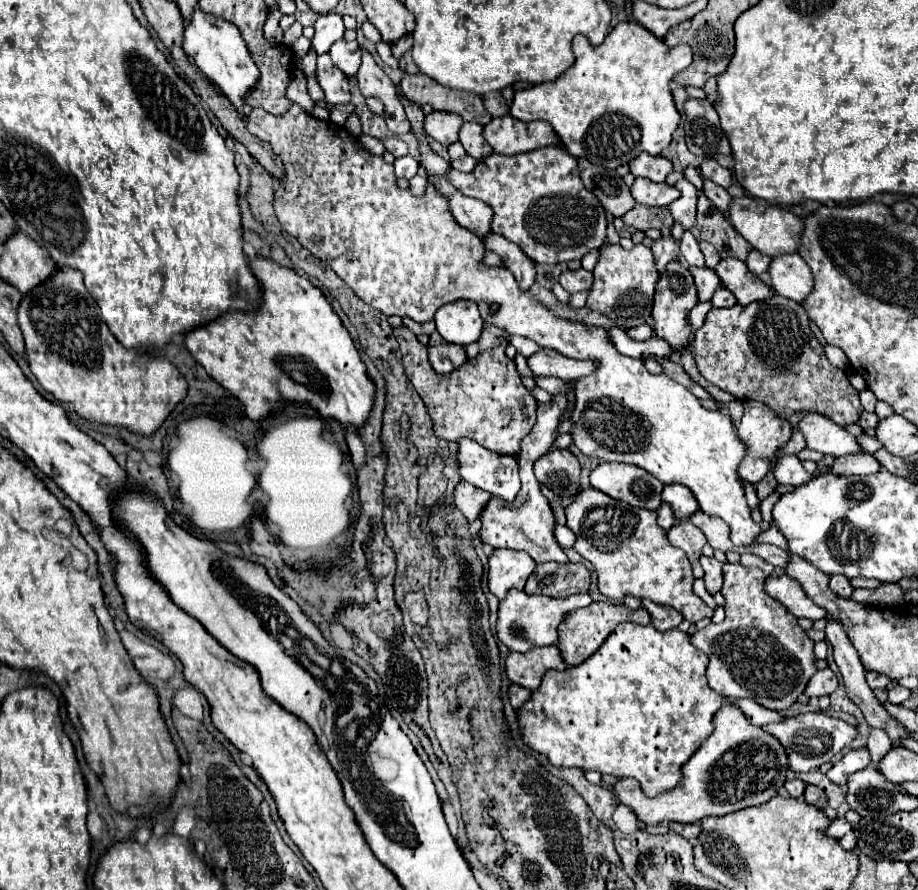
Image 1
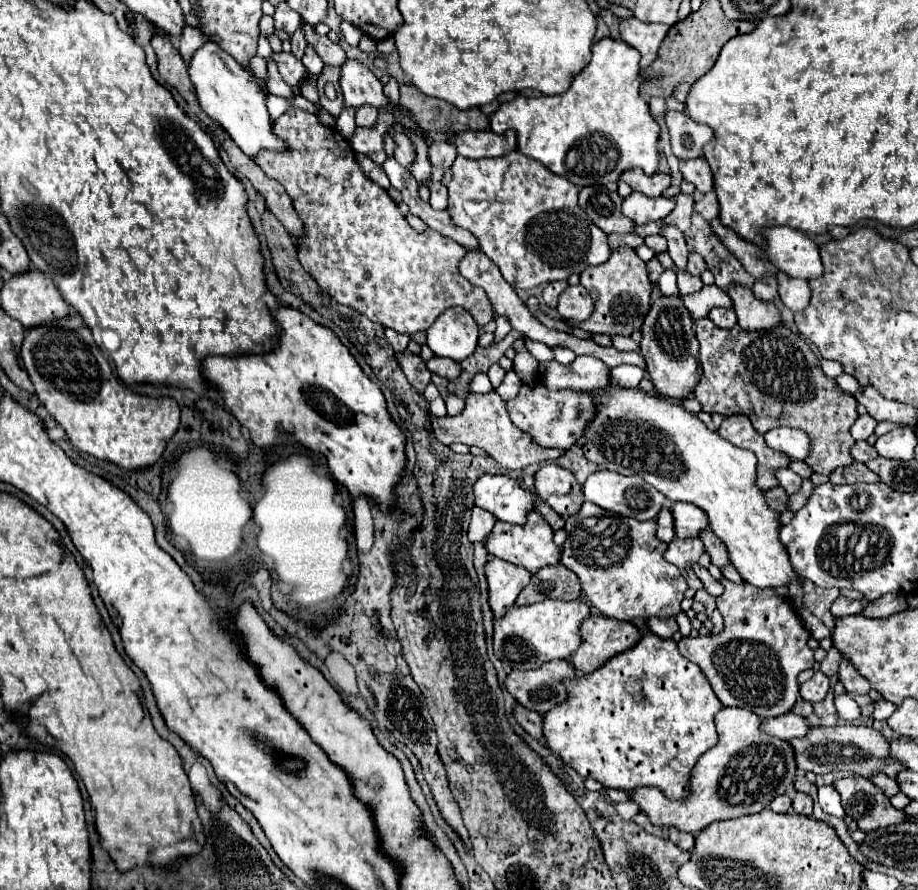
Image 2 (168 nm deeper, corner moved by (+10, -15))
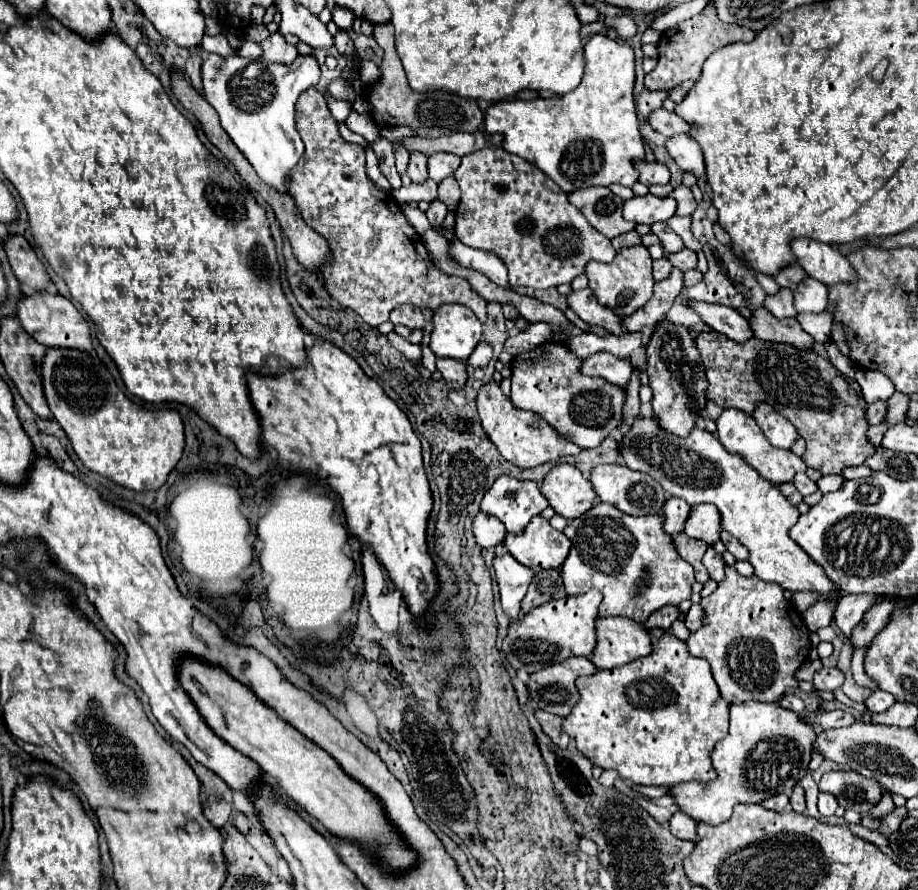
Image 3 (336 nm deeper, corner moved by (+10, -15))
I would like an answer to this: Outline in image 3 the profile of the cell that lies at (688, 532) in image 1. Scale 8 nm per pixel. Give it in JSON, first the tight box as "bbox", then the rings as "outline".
{"bbox":[673,533,709,583],"outline":[[[683,533],[673,535],[673,543],[675,543],[677,553],[679,553],[687,563],[691,563],[691,567],[695,569],[695,579],[697,579],[699,583],[707,583],[707,581],[709,581],[709,573],[705,571],[701,559],[703,559],[703,555],[705,555],[705,551],[707,551],[709,545],[703,543],[703,541],[699,541],[699,539],[691,539],[691,537],[683,535]]]}

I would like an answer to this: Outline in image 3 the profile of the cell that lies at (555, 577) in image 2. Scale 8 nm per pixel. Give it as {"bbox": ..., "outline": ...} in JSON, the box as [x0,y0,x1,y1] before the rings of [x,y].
{"bbox":[521,569,567,613],"outline":[[[543,569],[533,577],[529,591],[521,603],[521,611],[529,613],[533,607],[539,607],[559,597],[567,597],[559,569]]]}

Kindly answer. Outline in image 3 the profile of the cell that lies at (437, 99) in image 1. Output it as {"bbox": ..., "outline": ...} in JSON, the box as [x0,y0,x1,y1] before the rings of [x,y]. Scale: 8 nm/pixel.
{"bbox":[365,23,483,137],"outline":[[[383,23],[383,25],[375,25],[375,41],[379,43],[379,47],[383,47],[385,57],[383,57],[383,65],[381,65],[381,77],[379,83],[369,89],[365,93],[365,97],[369,99],[371,105],[371,117],[375,123],[383,123],[379,127],[395,127],[395,125],[409,125],[417,131],[419,137],[441,137],[441,135],[451,135],[457,131],[469,131],[475,133],[481,129],[483,125],[483,113],[477,105],[477,101],[473,99],[463,99],[457,97],[453,93],[447,91],[429,91],[429,93],[417,93],[409,87],[401,59],[395,51],[395,43],[393,43],[393,25],[391,23]]]}

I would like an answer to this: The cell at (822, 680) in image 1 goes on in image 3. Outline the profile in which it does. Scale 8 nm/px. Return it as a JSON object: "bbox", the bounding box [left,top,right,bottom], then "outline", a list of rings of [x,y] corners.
{"bbox":[813,667,843,691],"outline":[[[821,667],[813,675],[815,691],[835,691],[843,685],[843,673],[837,667]]]}

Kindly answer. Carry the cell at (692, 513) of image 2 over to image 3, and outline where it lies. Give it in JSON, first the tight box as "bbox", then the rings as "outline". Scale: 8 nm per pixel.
{"bbox":[683,505,721,545],"outline":[[[697,505],[689,513],[689,519],[685,521],[683,533],[701,539],[709,545],[719,541],[719,531],[721,531],[721,515],[715,505]]]}

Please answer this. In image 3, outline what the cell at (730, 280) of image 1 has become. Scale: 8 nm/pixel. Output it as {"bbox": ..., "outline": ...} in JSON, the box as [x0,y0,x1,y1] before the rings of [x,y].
{"bbox":[749,307,813,349],"outline":[[[759,307],[757,311],[751,313],[749,327],[757,339],[763,341],[777,341],[777,343],[789,343],[799,349],[811,349],[813,337],[807,335],[797,319],[787,317],[787,319],[777,319],[775,315],[769,315],[765,307]]]}

